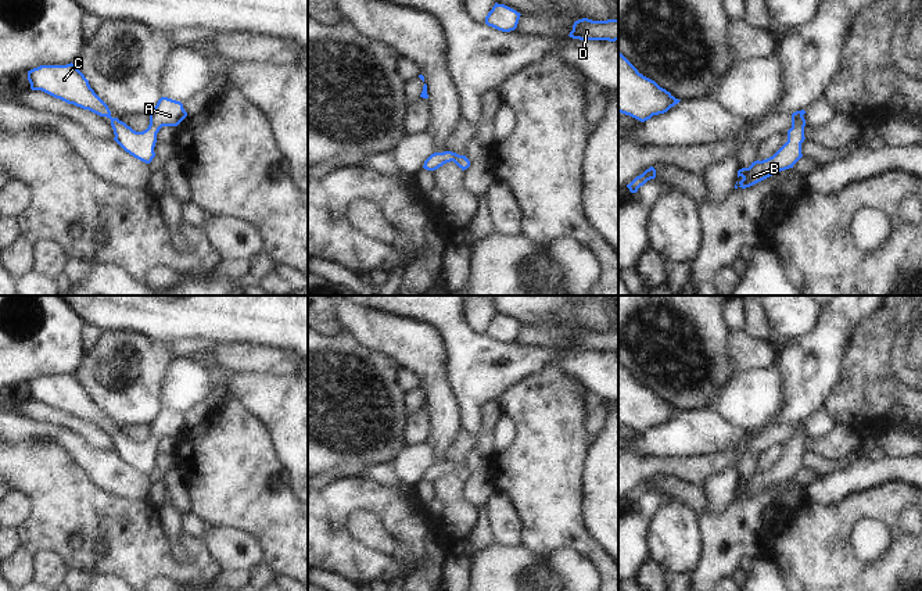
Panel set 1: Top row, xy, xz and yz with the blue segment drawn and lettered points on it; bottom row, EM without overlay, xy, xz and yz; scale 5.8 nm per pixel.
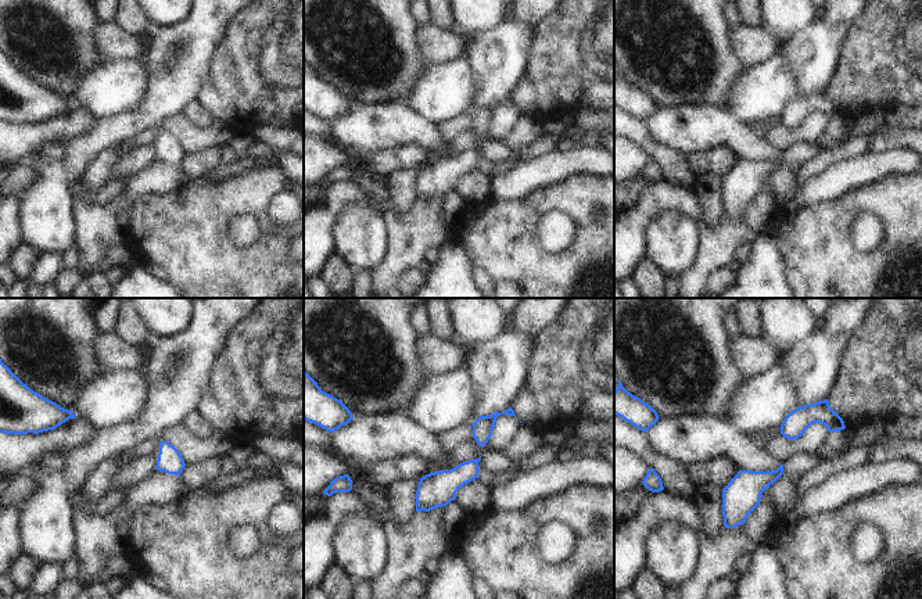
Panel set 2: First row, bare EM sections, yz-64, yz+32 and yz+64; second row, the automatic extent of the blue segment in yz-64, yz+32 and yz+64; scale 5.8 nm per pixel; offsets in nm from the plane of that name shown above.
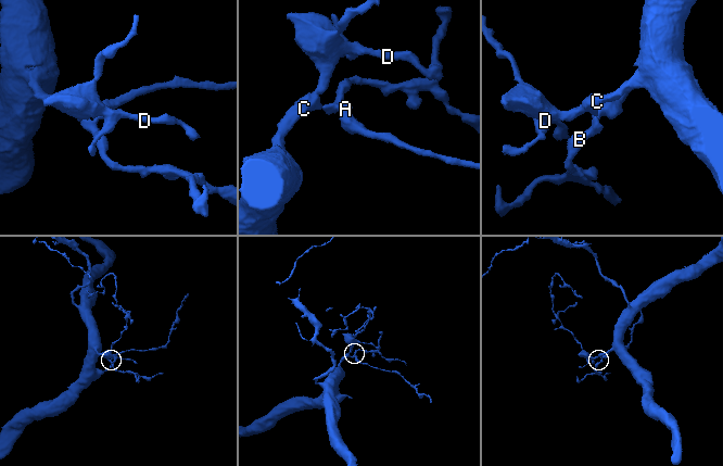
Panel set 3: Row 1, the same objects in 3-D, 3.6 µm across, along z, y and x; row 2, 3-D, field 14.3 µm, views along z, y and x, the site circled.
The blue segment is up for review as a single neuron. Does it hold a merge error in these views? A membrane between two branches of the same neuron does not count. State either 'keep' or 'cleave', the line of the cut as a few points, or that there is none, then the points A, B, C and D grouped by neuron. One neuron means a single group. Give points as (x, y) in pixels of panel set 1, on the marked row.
keep; cut none; groups A B C D

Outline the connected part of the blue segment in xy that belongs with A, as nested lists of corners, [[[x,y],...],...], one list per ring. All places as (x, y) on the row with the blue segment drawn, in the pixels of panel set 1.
[[[71,62],[67,65],[40,65],[28,71],[32,90],[42,90],[68,104],[89,110],[111,119],[114,140],[134,158],[150,164],[155,157],[157,133],[162,126],[177,126],[187,112],[180,101],[161,97],[150,112],[150,125],[136,132],[125,122],[111,117],[108,105],[94,93],[85,75]]]

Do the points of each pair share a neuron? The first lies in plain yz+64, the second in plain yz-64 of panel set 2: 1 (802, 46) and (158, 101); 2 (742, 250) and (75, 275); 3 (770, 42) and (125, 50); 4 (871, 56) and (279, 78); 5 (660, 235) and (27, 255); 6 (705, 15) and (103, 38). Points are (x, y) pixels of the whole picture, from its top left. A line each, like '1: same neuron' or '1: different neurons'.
1: same neuron
2: same neuron
3: same neuron
4: different neurons
5: different neurons
6: different neurons

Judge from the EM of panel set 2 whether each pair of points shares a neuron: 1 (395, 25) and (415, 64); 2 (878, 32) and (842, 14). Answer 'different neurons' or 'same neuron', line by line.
1: same neuron
2: different neurons

